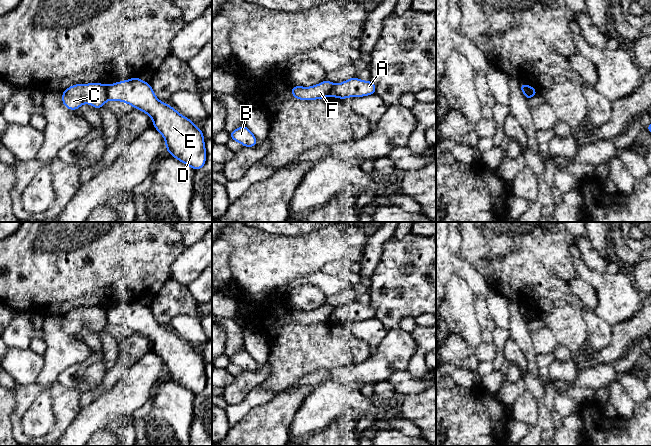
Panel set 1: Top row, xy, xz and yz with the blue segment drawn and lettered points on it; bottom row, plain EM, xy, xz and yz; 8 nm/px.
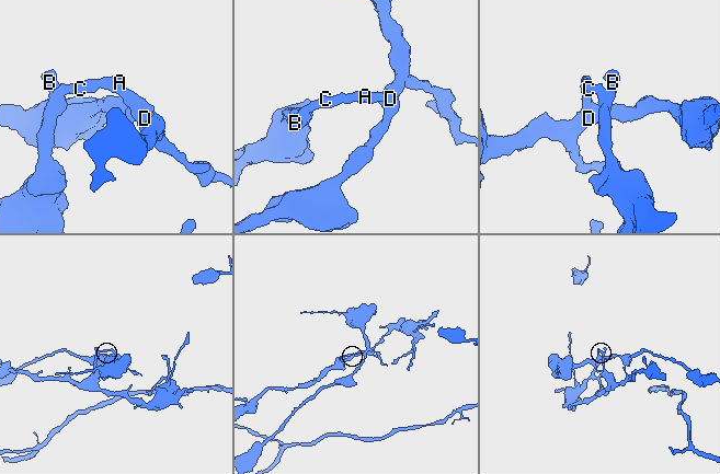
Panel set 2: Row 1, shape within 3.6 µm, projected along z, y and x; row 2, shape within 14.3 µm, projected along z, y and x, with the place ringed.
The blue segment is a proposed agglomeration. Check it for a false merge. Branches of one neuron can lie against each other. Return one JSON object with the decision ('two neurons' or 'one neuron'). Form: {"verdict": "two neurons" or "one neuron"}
{"verdict": "two neurons"}

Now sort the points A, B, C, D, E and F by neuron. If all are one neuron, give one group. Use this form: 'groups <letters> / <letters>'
groups A D E / B C F

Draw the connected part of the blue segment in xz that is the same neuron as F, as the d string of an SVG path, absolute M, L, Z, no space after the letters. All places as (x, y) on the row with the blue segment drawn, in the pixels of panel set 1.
M326 79L311 87L292 86L291 92L293 97L299 100L316 100L330 96L333 86L334 84Z

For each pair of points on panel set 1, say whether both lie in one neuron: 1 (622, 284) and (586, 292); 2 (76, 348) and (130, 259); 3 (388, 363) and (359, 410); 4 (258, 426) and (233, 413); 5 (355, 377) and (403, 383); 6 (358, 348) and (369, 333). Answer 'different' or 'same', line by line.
1: different
2: different
3: different
4: different
5: different
6: different

